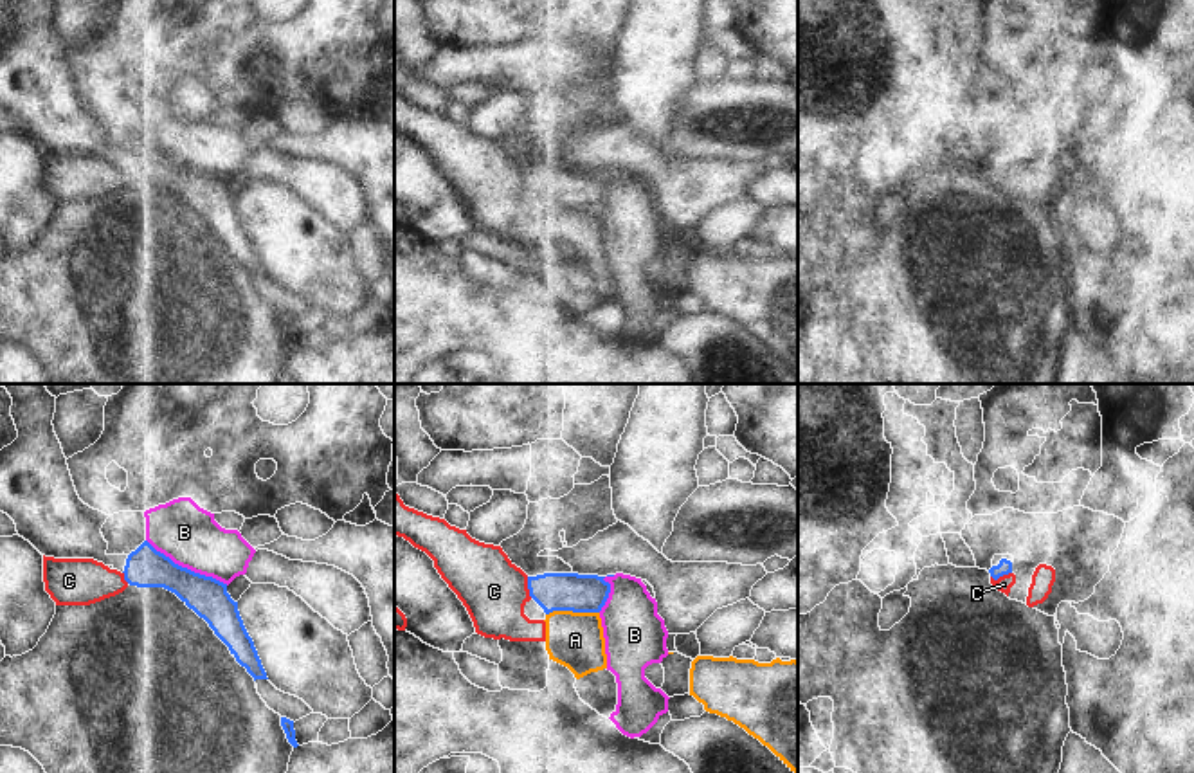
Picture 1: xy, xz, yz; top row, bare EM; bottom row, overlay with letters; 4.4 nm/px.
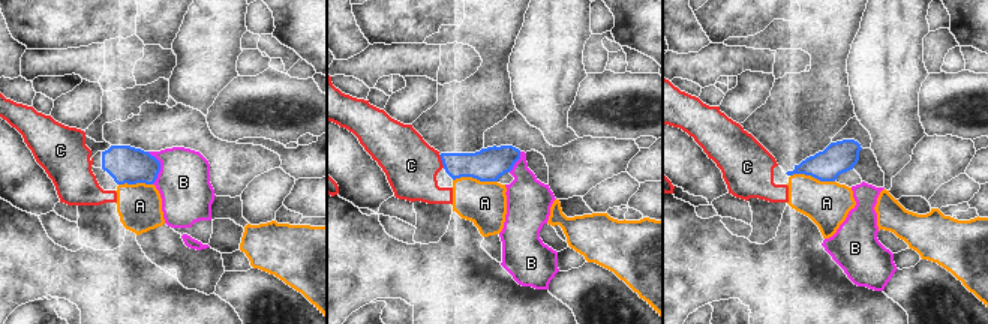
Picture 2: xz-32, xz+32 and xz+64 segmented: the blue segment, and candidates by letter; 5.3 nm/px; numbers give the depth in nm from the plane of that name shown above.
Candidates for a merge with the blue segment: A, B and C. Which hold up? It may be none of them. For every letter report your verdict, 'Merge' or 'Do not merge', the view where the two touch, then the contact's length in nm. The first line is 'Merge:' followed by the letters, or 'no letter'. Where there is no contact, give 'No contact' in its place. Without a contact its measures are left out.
Merge: no letter
A: Do not merge. Touches blue in xz. Shared border 240 nm
B: Do not merge. Touches blue in xy. Shared border 420 nm
C: Do not merge. Touches blue in xz. Shared border 100 nm

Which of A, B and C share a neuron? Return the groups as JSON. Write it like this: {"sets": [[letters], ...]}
{"sets": [["A", "C"], ["B"]]}

